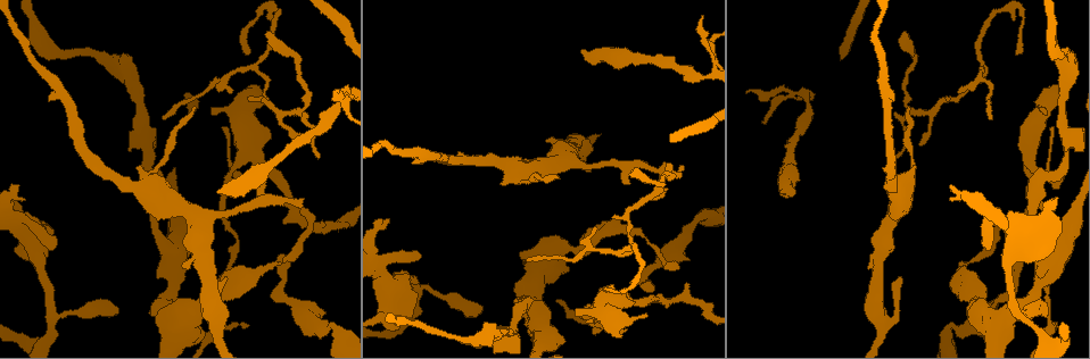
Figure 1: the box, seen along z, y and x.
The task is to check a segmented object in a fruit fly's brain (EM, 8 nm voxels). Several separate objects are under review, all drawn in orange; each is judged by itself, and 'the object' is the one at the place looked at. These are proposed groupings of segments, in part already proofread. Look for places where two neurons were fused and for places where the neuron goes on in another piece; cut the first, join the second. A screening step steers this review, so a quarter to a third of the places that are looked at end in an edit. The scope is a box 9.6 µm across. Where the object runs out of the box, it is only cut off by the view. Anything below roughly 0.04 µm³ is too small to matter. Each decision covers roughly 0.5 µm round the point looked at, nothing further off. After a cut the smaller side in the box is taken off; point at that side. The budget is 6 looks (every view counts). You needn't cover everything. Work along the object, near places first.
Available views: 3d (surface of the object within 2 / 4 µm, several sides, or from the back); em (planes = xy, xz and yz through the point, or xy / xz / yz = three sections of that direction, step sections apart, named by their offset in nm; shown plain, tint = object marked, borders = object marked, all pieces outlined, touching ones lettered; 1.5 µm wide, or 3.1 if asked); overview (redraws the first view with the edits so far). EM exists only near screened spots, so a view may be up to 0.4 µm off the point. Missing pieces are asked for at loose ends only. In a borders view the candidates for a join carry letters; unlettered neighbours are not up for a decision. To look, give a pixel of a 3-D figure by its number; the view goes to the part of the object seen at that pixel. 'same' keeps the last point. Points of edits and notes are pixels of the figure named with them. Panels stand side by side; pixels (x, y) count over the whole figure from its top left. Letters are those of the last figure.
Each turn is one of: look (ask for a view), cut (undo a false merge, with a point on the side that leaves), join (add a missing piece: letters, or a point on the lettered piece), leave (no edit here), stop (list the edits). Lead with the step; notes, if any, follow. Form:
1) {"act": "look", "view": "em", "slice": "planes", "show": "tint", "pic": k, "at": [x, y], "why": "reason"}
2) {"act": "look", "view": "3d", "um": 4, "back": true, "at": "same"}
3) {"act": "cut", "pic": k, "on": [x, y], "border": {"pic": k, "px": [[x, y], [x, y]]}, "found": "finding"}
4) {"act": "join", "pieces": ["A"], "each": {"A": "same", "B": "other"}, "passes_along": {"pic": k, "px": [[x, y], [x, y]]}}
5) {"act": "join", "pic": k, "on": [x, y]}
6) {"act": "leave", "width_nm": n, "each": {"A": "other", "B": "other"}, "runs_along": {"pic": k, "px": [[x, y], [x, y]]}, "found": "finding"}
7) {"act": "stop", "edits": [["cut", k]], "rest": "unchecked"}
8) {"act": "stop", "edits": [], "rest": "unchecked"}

{"act": "look", "view": "3d", "um": 4, "back": true, "pic": 1, "at": [907, 108], "why": "an open end"}

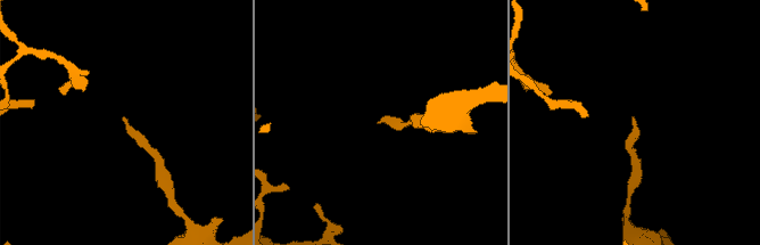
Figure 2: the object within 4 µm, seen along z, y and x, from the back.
{"act": "look", "view": "em", "slice": "yz", "step": 8, "show": "borders", "pic": 2, "at": [632, 117], "why": "need the tissue"}

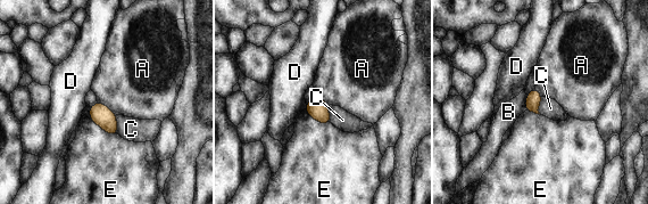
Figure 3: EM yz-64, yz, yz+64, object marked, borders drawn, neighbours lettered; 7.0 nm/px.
{"act": "leave", "each": {"A": "other", "B": "other", "C": "other", "D": "other", "E": "other"}, "border": {"pic": 3, "px": [[97, 100], [115, 115]]}, "found": "no lettered piece goes on from it"}

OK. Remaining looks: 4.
{"act": "look", "view": "3d", "um": 4, "pic": 1, "at": [664, 162], "why": "an open end"}

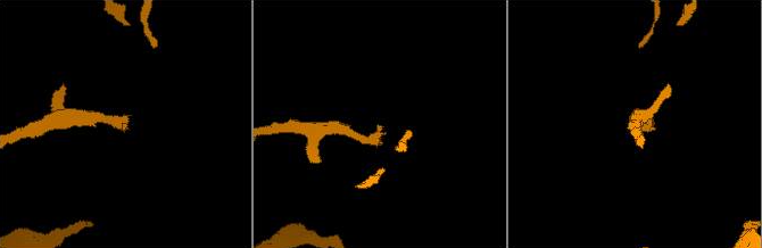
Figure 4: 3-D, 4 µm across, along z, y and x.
{"act": "look", "view": "em", "slice": "yz", "step": 8, "show": "borders", "pic": 4, "at": [123, 129], "why": "now the EM"}

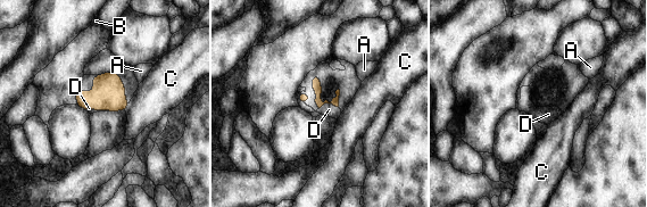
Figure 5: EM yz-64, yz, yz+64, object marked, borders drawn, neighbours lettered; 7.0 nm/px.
{"act": "look", "view": "em", "slice": "planes", "show": "borders", "at": "same"}

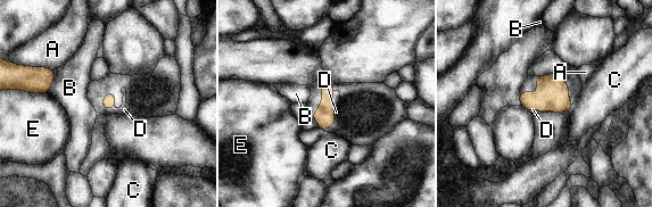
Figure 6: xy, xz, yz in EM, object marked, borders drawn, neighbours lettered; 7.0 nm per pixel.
{"act": "join", "pieces": ["D"], "each": {"A": "other", "B": "other", "C": "other", "D": "same", "E": "other"}, "passes_along": {"pic": 6, "px": [[109, 100], [109, 109], [124, 109]]}, "found": "the neuron continues"}

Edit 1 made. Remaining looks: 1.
{"act": "stop", "edits": [["join", 6]], "rest": "unchecked"}

